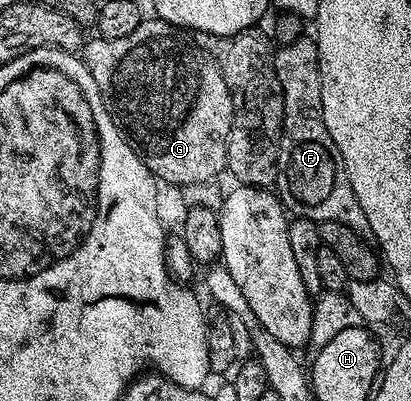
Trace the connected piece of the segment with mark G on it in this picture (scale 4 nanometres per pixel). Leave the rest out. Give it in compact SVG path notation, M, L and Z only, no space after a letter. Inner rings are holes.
M145 18L141 22L141 26L137 26L137 30L133 30L133 34L125 34L123 38L109 38L108 40L101 35L96 35L95 40L88 39L81 49L83 65L87 67L89 74L93 74L93 82L97 82L105 106L111 111L111 115L115 117L123 135L127 137L131 147L139 153L143 164L151 171L151 175L155 177L156 181L163 183L164 180L167 184L183 184L182 186L214 181L214 176L219 171L222 173L226 169L227 139L235 117L235 100L231 97L231 91L217 62L204 48L199 47L194 39L187 40L187 36L186 31L176 28L173 24L166 24L158 18Z

